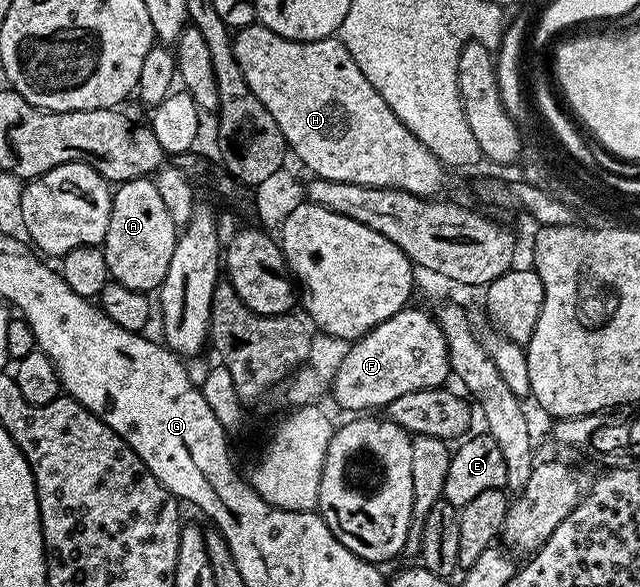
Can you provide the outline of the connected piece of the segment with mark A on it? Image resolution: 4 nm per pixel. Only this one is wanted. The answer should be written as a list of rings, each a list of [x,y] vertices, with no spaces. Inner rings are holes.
[[[148,176],[133,178],[118,184],[112,194],[111,223],[107,223],[103,246],[110,278],[123,287],[131,287],[144,294],[148,294],[149,289],[160,290],[167,267],[171,267],[171,254],[175,252],[179,227],[163,204],[156,180]]]

